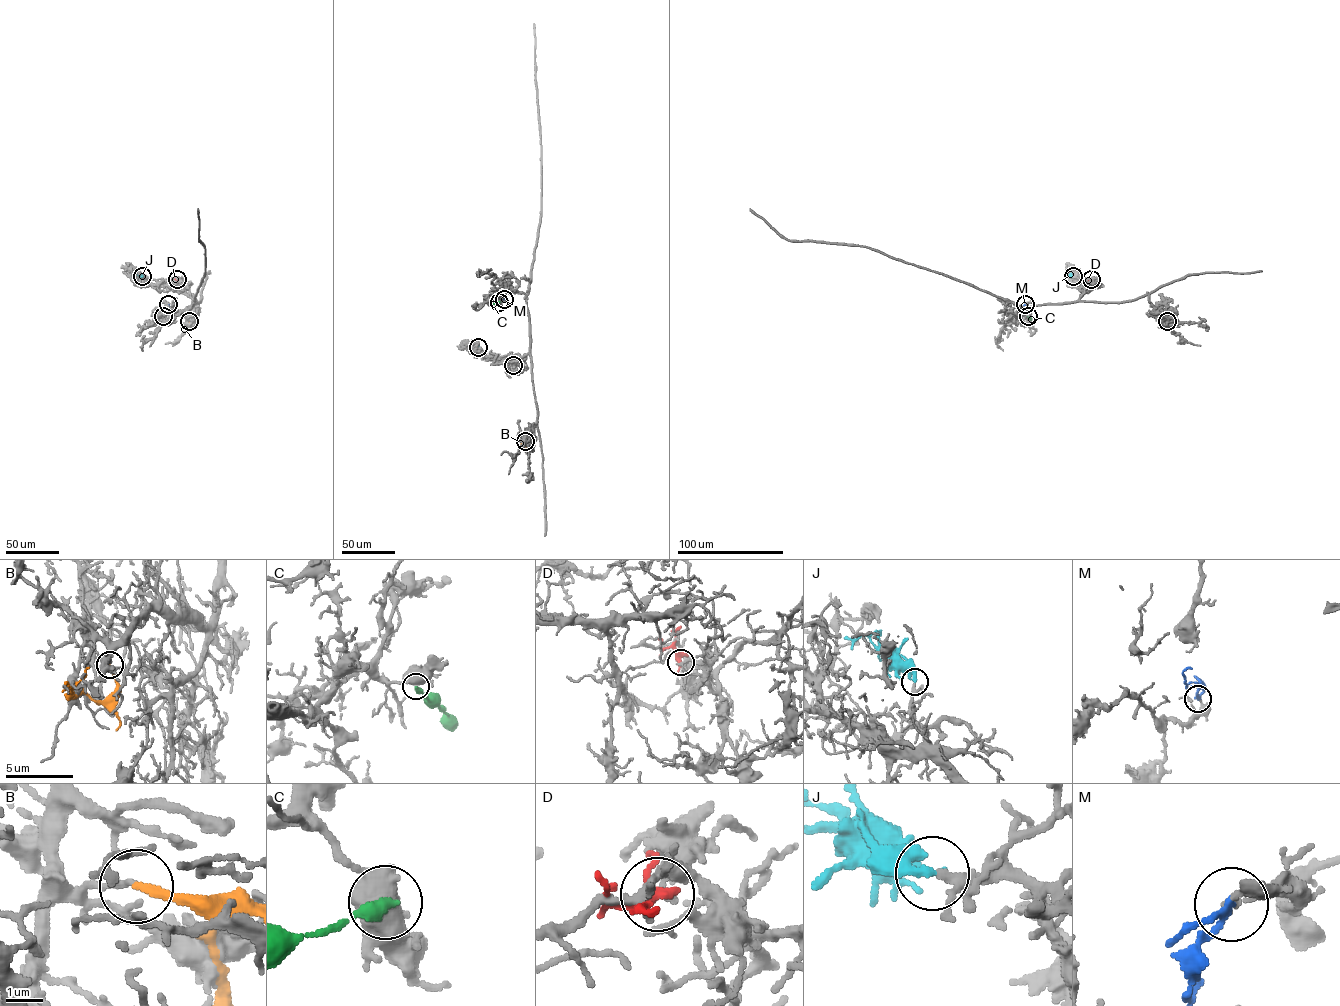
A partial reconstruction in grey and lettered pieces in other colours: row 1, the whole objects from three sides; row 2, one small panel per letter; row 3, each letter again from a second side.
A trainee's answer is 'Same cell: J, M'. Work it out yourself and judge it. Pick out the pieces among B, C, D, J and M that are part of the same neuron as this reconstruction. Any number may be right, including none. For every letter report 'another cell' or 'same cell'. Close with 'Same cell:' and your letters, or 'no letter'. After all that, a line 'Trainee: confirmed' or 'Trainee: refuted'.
B: another cell
C: another cell
D: another cell
J: same cell
M: same cell
Same cell: J, M
Trainee: confirmed

